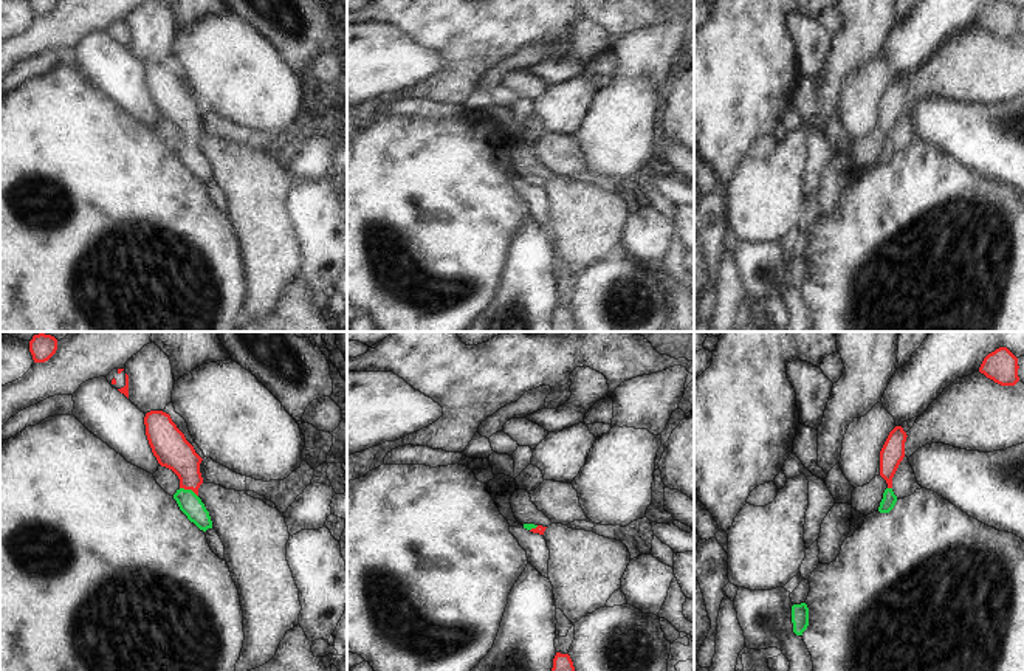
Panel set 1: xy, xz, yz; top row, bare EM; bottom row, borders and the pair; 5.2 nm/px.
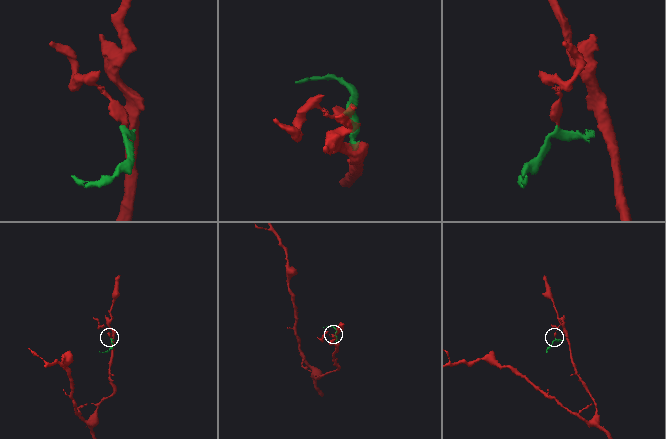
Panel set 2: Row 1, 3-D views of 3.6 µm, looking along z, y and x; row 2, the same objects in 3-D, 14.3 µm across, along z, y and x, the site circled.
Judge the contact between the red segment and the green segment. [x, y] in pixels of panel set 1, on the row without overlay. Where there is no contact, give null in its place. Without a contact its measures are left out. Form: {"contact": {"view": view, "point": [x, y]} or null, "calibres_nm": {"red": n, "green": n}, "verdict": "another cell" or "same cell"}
{"contact": {"view": "xy", "point": [189, 141]}, "calibres_nm": {"red": 190, "green": 110}, "verdict": "same cell"}

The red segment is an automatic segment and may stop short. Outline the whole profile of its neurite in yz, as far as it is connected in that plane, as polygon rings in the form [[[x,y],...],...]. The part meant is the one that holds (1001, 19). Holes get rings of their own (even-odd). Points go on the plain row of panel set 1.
[[[999,0],[984,11],[979,25],[1001,39],[1015,39],[1018,22],[1018,11],[1007,0]]]

